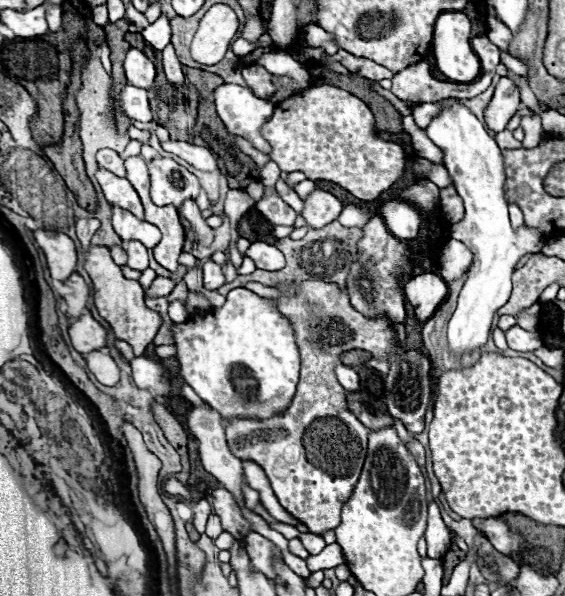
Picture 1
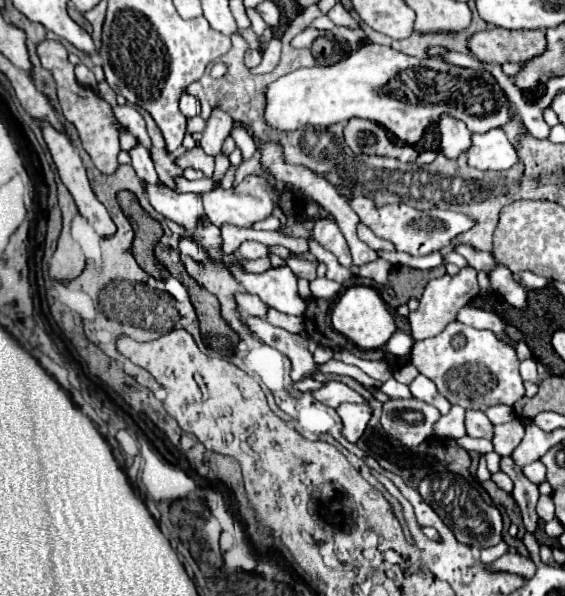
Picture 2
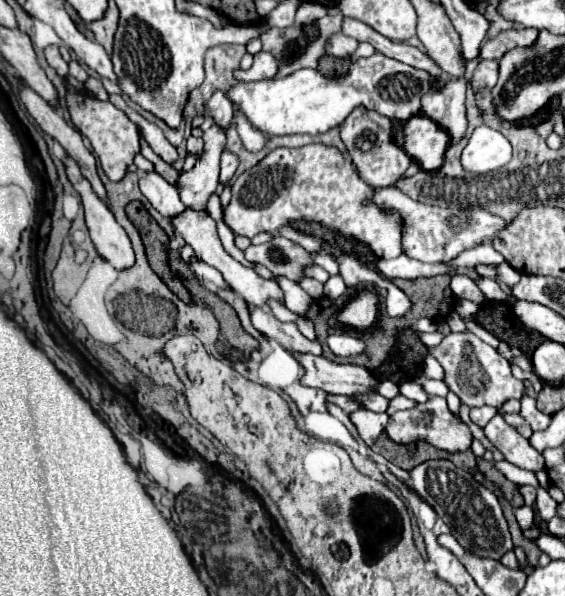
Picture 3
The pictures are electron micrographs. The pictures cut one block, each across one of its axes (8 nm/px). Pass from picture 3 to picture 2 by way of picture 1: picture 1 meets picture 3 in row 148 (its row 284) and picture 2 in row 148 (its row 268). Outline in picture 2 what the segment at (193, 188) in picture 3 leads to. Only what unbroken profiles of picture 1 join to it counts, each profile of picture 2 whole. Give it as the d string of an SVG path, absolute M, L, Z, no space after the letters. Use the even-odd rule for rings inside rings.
M212 110L212 116L208 118L206 130L202 132L202 140L198 144L204 148L206 154L218 156L230 130L232 130L232 118L224 110Z

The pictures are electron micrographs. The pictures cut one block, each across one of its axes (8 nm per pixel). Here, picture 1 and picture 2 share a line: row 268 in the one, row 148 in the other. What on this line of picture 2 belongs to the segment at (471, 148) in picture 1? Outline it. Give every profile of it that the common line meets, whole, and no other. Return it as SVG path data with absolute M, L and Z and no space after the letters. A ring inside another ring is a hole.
M502 128L484 134L472 134L472 146L466 152L468 166L478 170L508 170L516 164L516 148Z

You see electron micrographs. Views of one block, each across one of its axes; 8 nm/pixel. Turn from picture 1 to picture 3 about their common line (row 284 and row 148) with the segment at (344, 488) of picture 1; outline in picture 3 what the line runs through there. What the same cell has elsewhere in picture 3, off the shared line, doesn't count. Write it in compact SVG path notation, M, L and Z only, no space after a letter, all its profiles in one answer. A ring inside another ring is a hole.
M328 144L302 148L276 148L254 168L246 170L232 184L232 202L224 208L224 222L242 236L276 232L298 220L318 222L342 236L364 242L378 258L402 254L402 218L394 210L366 204L374 190L358 176L348 154Z

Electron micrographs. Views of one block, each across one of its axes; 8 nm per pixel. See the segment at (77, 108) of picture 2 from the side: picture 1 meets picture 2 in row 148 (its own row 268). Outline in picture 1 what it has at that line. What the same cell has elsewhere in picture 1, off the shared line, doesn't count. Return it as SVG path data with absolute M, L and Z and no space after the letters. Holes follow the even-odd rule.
M96 218L90 220L78 220L76 222L76 234L82 242L82 246L86 248L86 262L84 268L92 278L92 286L94 286L94 304L100 312L100 316L110 324L110 328L114 330L118 340L128 342L134 348L136 356L142 356L146 352L146 348L152 344L158 328L162 326L162 318L158 312L146 308L144 304L144 290L136 280L128 280L122 274L122 268L114 264L110 250L104 246L94 246L90 248L90 238L94 236L94 232L98 230L100 222Z

